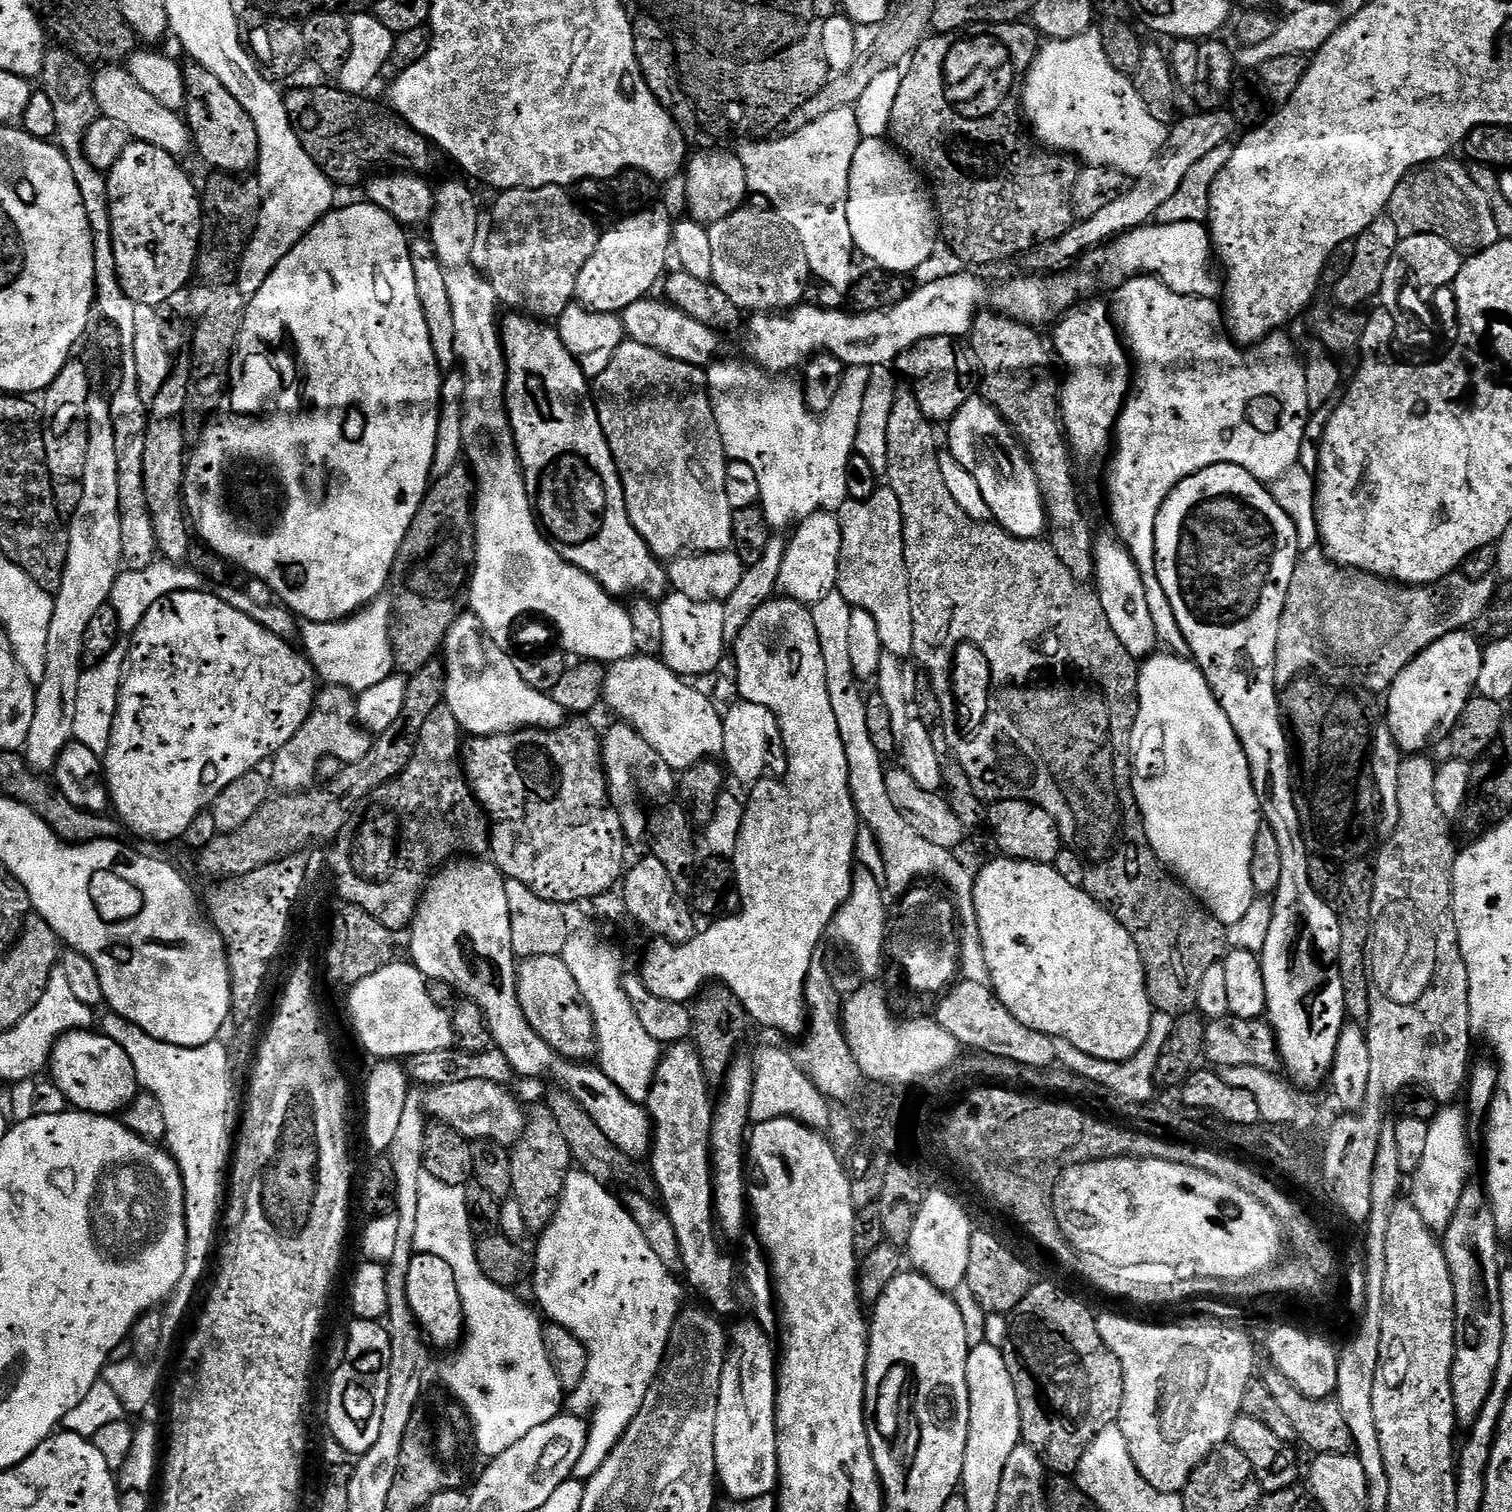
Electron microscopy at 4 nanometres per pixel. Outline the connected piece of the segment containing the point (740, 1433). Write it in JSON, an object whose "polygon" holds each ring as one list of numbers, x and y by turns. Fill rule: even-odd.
{"polygon":[[755,1323,731,1329,726,1340,722,1378,718,1386,718,1414,714,1422,716,1479,736,1500,756,1500,777,1491,778,1446,776,1445,776,1373,774,1346]]}

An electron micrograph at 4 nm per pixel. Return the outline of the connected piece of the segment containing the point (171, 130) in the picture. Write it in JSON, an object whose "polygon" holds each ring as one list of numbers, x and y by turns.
{"polygon":[[105,65,93,75,95,97,98,98,100,113,121,122,129,135,139,143,158,146,171,156,183,157,194,144,194,137,187,121,175,110,168,109,159,99,140,88,129,71,121,65]]}

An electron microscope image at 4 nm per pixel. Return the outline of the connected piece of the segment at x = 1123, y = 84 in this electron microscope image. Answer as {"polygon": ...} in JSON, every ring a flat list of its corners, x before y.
{"polygon":[[1096,30,1083,32,1069,40,1045,39,1037,47,1036,56,1022,77,1022,116,1037,145,1063,152,1084,166,1117,168,1129,178,1137,178,1149,170,1169,131,1158,118,1151,116,1150,110,1146,110,1135,83,1125,73,1110,66,1102,38]]}

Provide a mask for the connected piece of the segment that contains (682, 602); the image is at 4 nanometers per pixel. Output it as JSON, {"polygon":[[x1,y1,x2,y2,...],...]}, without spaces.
{"polygon":[[672,592,661,599,658,607,662,623,661,657,664,664,681,678,698,676,691,681,692,688,708,699,715,697,720,680,716,675,708,673,719,666,728,644,724,638,723,603,697,601,682,595,681,592]]}

